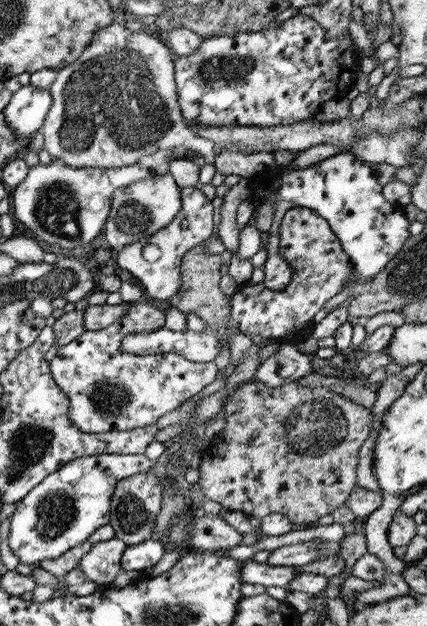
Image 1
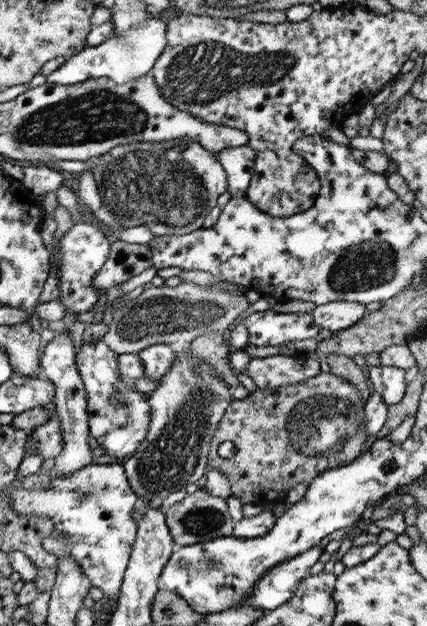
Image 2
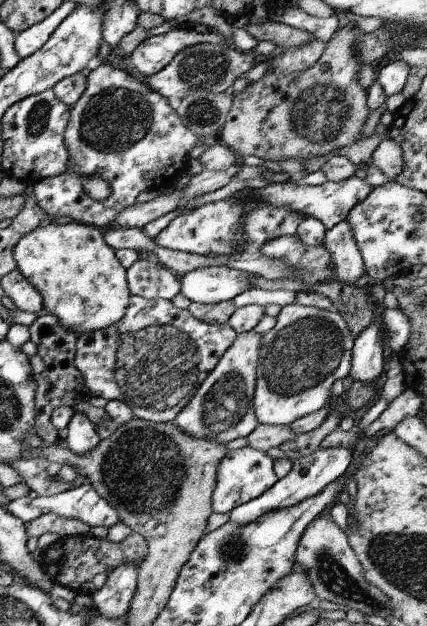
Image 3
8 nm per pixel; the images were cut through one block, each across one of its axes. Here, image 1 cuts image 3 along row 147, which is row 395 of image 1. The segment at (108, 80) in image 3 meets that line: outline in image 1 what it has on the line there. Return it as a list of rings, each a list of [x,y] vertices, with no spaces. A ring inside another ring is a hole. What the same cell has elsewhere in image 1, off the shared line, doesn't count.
[[[133,303],[117,322],[101,330],[84,330],[76,340],[58,348],[57,354],[49,360],[49,374],[56,386],[65,394],[68,400],[68,420],[79,431],[87,434],[122,432],[154,424],[159,417],[179,407],[182,402],[217,379],[219,371],[213,361],[191,362],[173,352],[151,355],[148,358],[122,352],[122,341],[127,334],[155,332],[163,327],[163,323],[164,314],[159,309],[148,303]]]

